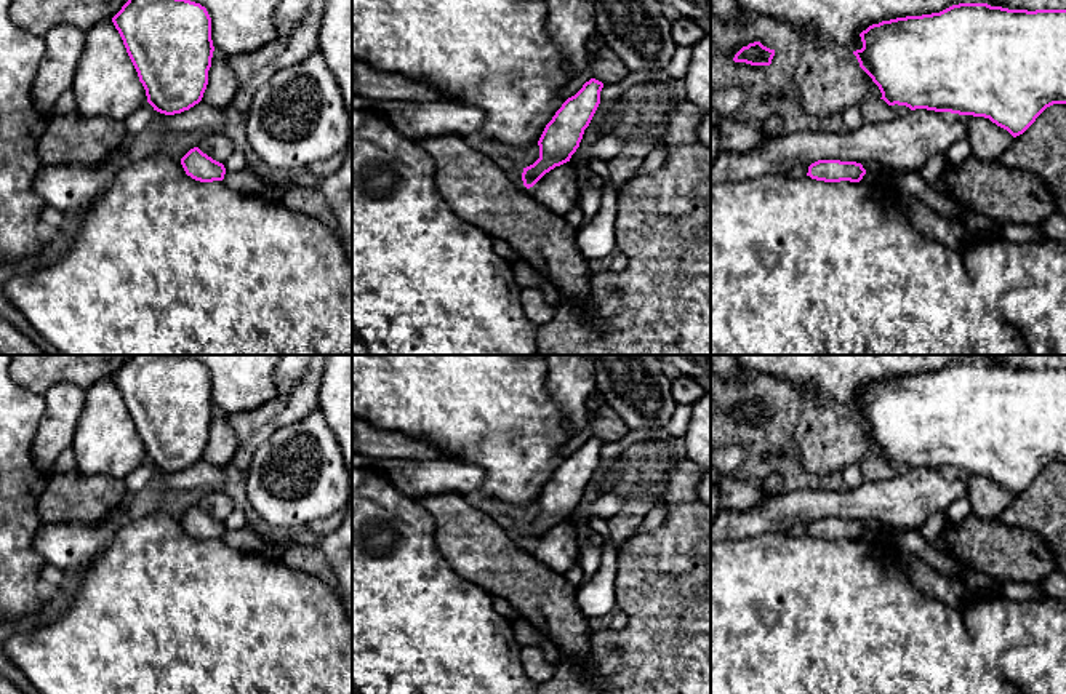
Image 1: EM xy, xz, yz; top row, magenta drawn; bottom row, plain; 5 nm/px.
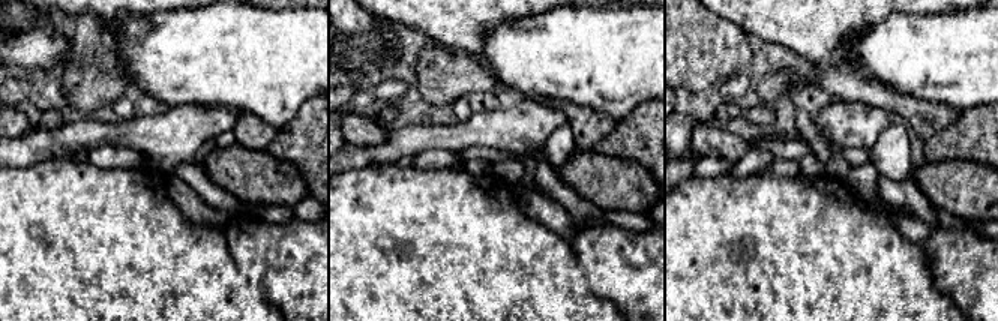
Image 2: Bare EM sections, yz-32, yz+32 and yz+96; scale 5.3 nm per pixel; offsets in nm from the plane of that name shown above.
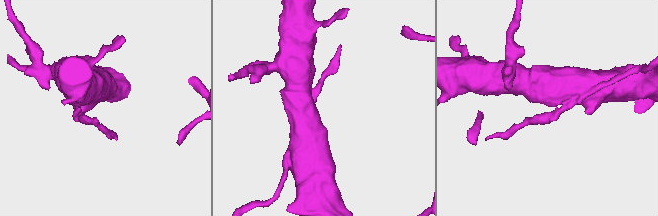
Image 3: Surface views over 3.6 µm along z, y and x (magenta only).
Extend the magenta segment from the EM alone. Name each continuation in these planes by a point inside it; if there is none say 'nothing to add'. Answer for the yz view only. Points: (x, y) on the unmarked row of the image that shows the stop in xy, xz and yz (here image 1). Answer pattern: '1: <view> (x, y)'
nothing to add

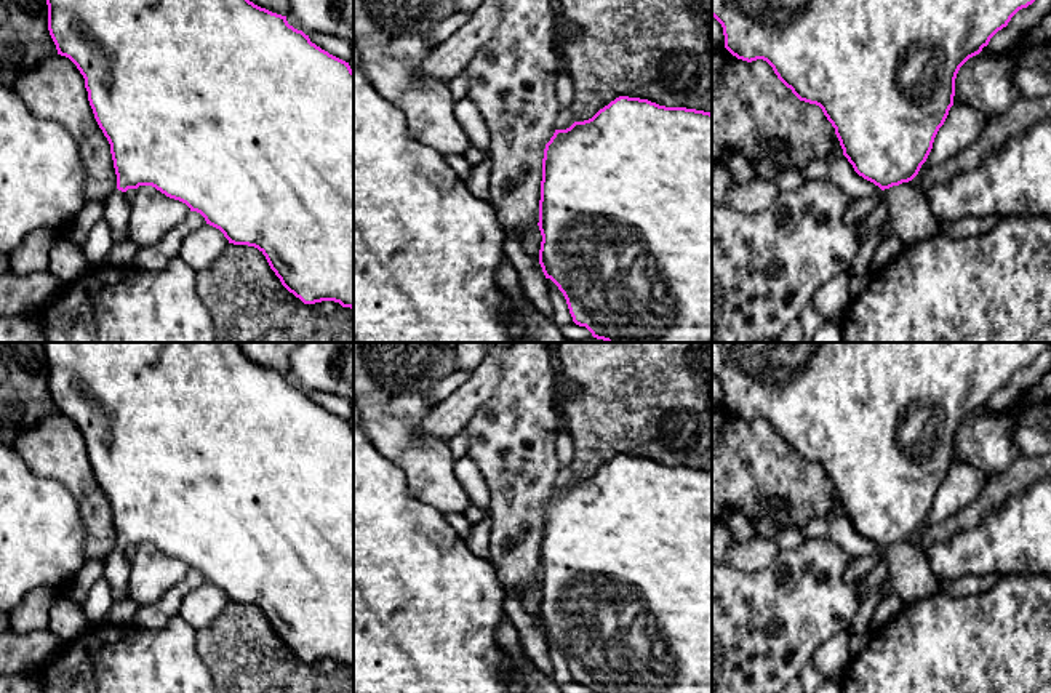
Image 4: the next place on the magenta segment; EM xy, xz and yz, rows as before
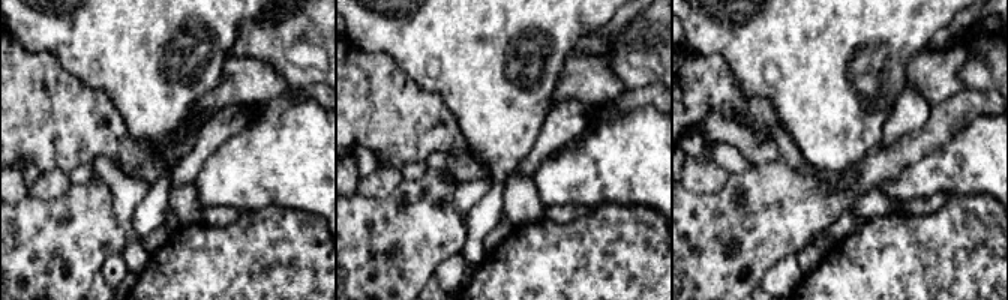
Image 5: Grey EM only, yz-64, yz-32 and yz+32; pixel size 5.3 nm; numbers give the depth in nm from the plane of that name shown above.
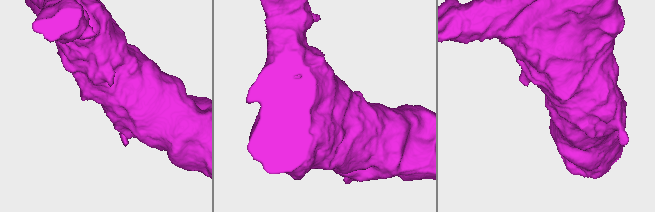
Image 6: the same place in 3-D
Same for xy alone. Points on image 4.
1: xy (117, 567)

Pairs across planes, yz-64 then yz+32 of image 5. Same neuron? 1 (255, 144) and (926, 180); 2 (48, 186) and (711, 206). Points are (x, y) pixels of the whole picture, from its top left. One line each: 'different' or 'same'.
1: same
2: different

